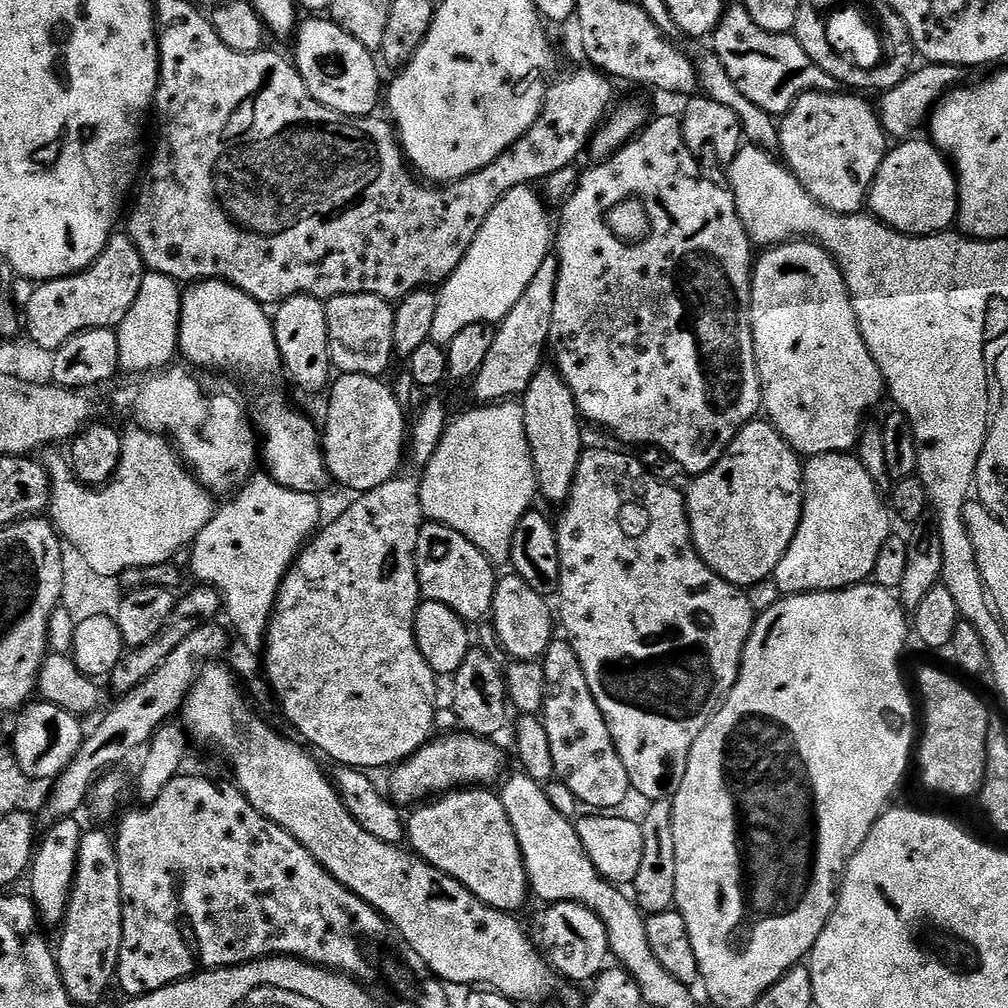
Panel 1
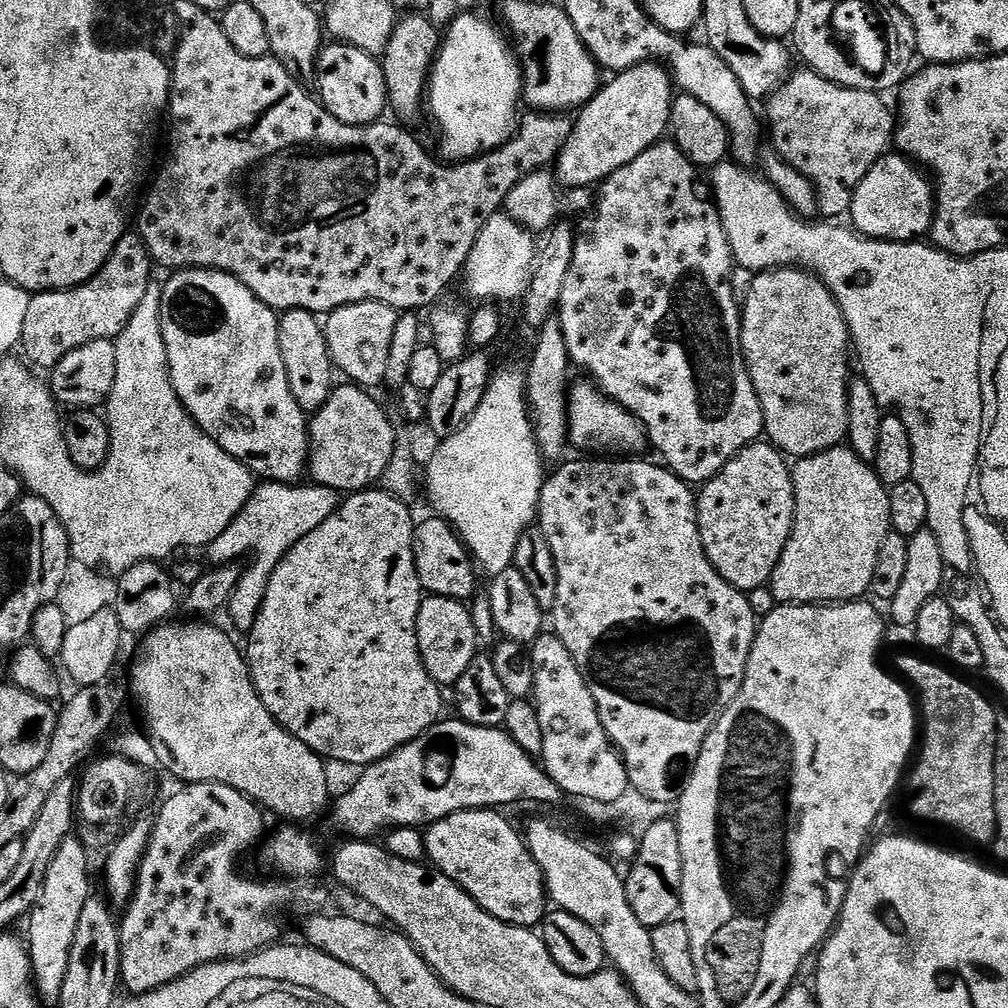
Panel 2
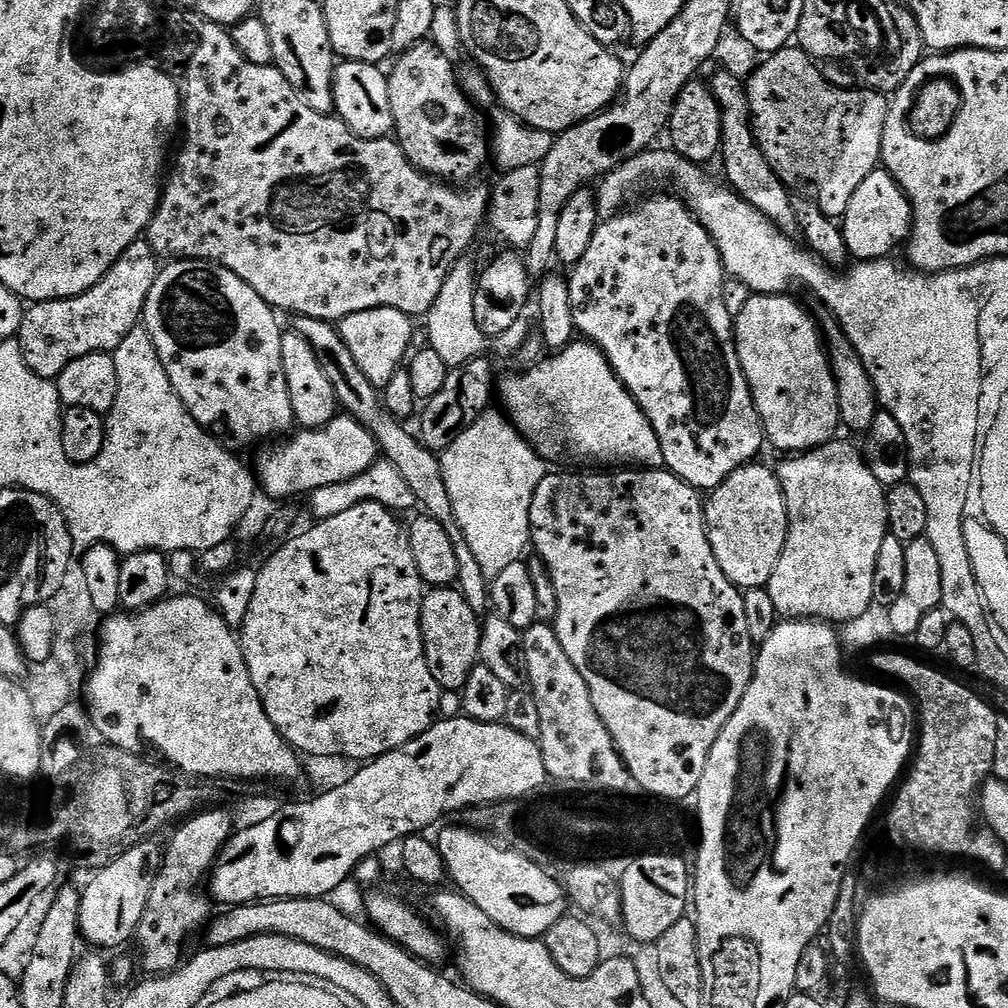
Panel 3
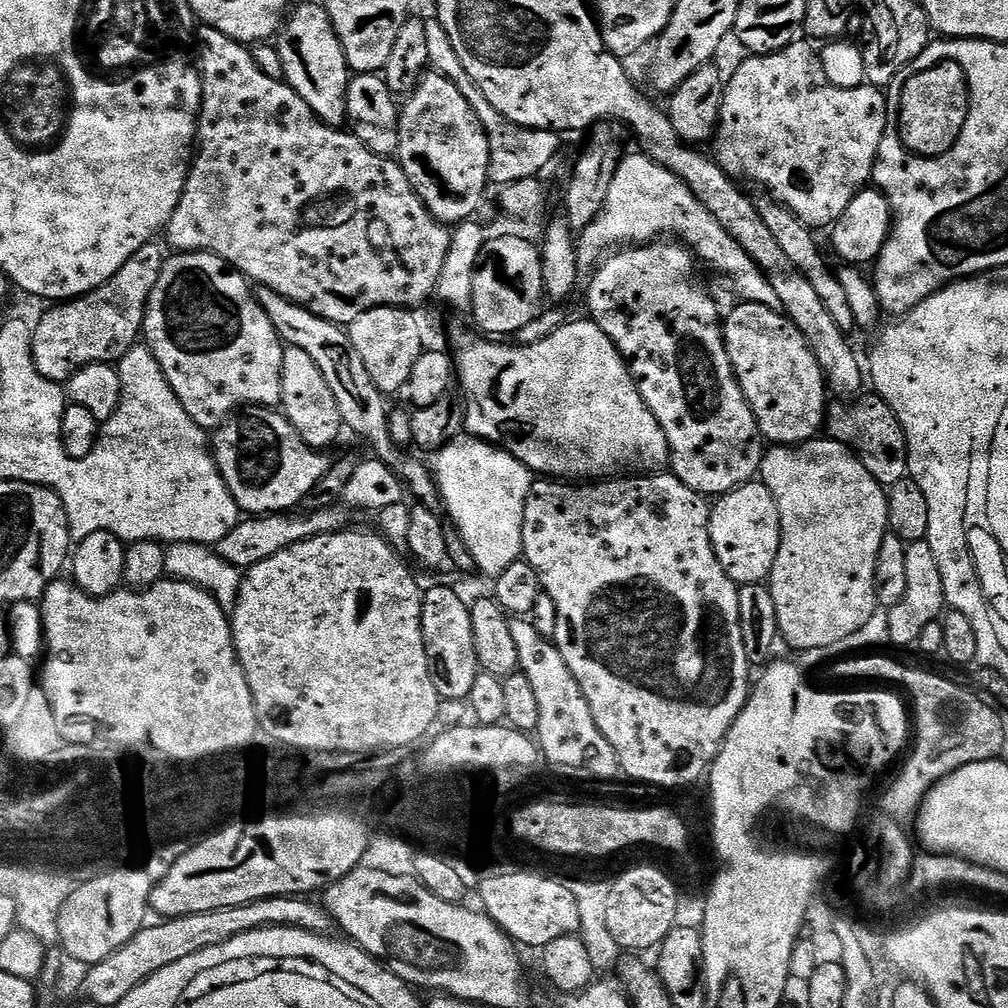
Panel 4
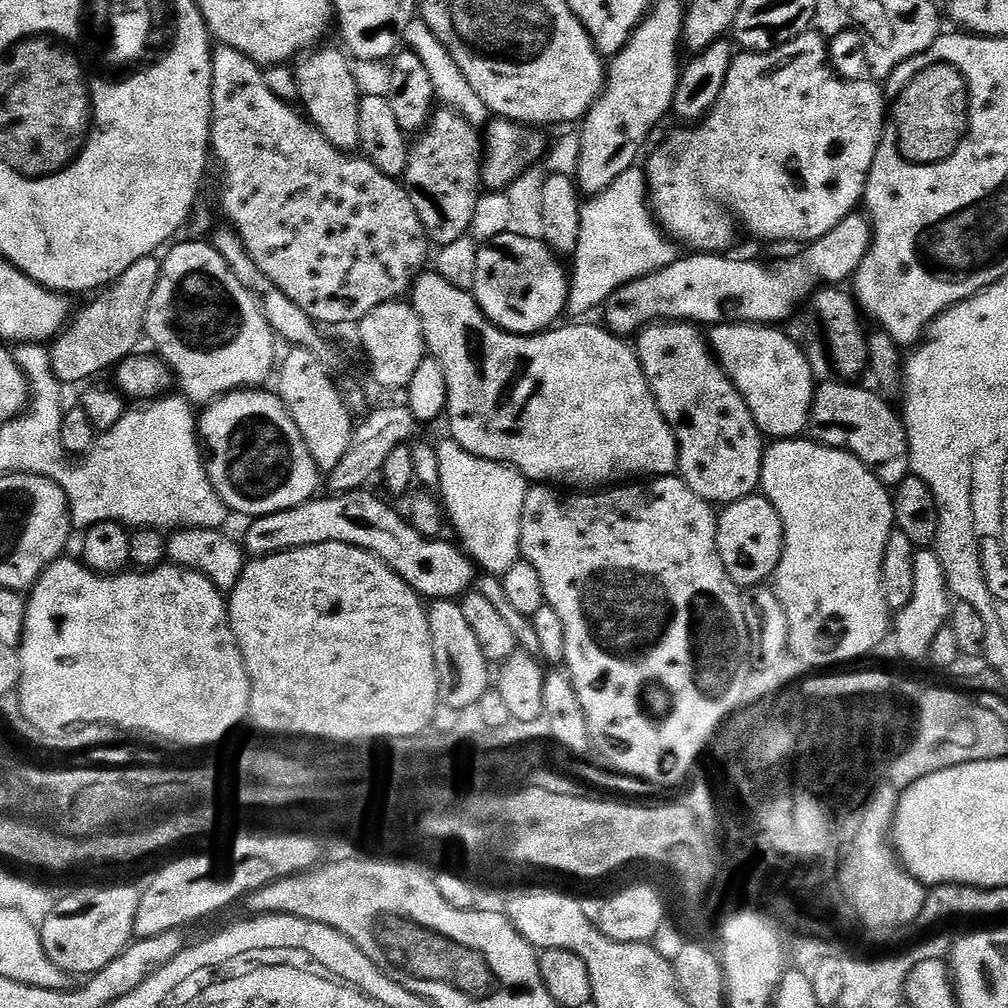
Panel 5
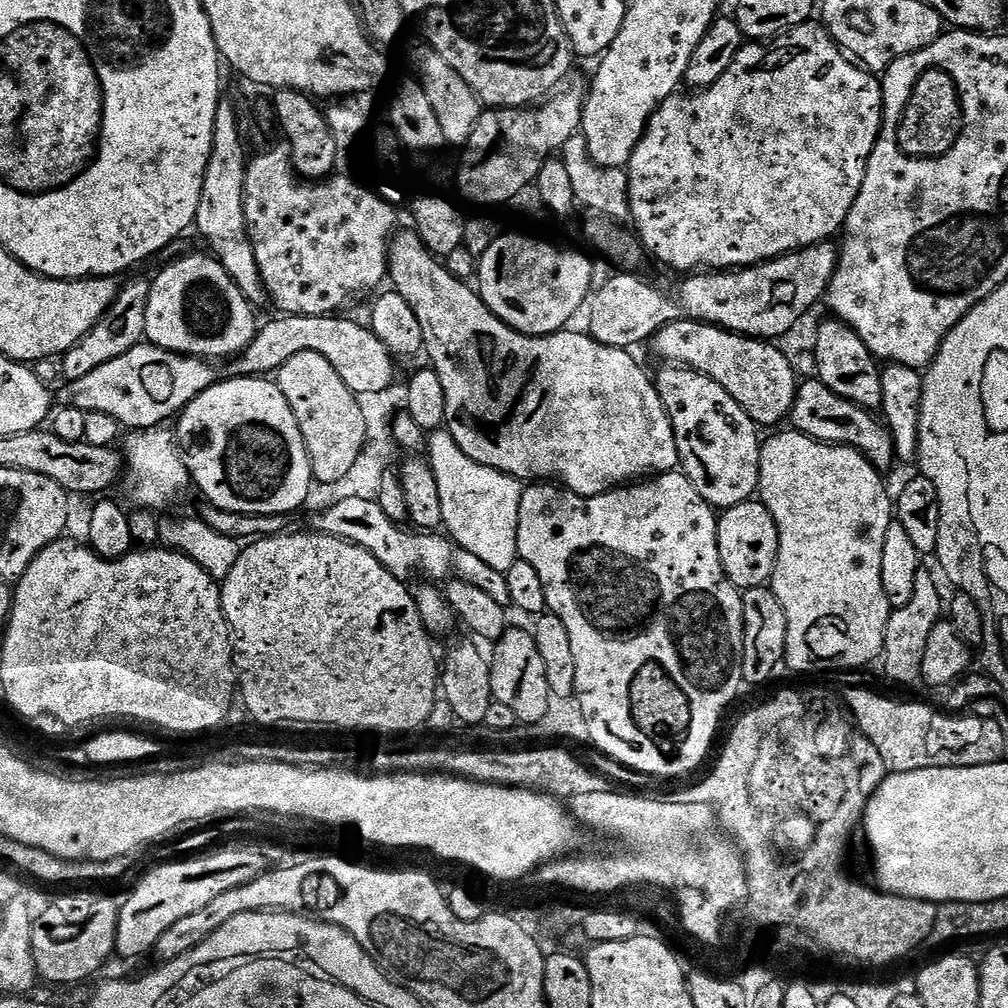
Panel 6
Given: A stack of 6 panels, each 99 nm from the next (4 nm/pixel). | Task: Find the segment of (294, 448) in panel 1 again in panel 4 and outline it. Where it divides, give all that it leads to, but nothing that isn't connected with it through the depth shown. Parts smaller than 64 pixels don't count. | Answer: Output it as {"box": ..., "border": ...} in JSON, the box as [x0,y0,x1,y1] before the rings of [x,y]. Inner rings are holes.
{"box":[142,252,285,430],"border":[[[181,252],[169,255],[165,259],[164,269],[158,278],[158,286],[154,286],[154,290],[148,299],[142,336],[148,345],[148,349],[154,354],[154,358],[158,358],[158,366],[162,370],[162,374],[166,374],[166,382],[170,382],[174,394],[178,394],[178,402],[182,402],[186,414],[190,414],[190,418],[194,418],[194,422],[198,422],[198,426],[202,429],[215,430],[233,414],[239,413],[249,406],[272,408],[280,404],[282,358],[284,357],[285,345],[282,343],[279,334],[274,330],[270,318],[266,318],[266,310],[262,310],[262,306],[256,300],[253,285],[248,277],[236,271],[221,256],[215,256],[213,252]]]}

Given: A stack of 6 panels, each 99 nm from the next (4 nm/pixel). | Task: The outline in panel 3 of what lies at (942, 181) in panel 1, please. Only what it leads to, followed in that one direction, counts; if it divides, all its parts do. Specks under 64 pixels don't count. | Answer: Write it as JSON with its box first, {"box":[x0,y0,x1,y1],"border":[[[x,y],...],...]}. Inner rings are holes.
{"box":[842,166,912,260],"border":[[[877,166],[858,190],[854,190],[854,198],[850,198],[850,206],[846,206],[846,214],[842,217],[842,231],[846,238],[849,257],[861,260],[882,260],[893,255],[896,247],[903,245],[908,237],[912,235],[912,203],[906,198],[902,186],[894,180],[882,166]]]}

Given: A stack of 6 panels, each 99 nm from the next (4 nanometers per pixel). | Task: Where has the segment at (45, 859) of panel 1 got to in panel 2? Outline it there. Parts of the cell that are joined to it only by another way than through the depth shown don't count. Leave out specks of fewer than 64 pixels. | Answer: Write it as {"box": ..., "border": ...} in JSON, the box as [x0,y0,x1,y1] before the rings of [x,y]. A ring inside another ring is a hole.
{"box":[26,834,93,1005],"border":[[[76,834],[66,836],[50,861],[50,870],[46,870],[42,894],[38,894],[38,902],[34,902],[32,911],[26,917],[26,943],[32,962],[32,979],[36,985],[36,995],[45,1005],[59,1005],[62,982],[66,982],[66,966],[70,966],[74,933],[78,931],[78,918],[82,918],[82,906],[86,906],[93,895],[92,880],[88,877],[88,857],[89,850]]]}

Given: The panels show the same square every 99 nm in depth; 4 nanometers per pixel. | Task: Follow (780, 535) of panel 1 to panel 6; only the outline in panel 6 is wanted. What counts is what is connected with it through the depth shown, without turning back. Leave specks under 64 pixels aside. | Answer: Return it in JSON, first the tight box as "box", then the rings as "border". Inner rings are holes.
{"box":[716,498,778,590],"border":[[[753,498],[727,509],[719,517],[716,529],[722,566],[733,586],[741,590],[765,587],[772,579],[778,554],[778,526],[766,505]]]}

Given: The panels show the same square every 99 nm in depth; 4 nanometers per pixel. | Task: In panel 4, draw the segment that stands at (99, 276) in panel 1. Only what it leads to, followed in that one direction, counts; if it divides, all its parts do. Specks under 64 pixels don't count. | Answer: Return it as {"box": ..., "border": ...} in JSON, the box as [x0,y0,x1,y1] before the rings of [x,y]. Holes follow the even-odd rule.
{"box":[32,242,166,385],"border":[[[153,242],[142,246],[142,250],[134,253],[130,262],[126,262],[126,266],[122,266],[122,270],[114,274],[114,278],[110,278],[85,296],[77,296],[74,300],[66,300],[49,307],[52,309],[40,321],[35,321],[32,330],[32,349],[34,366],[38,366],[38,374],[50,378],[58,385],[63,385],[78,370],[91,364],[115,365],[130,349],[136,347],[144,331],[144,315],[148,309],[148,299],[154,286],[158,286],[158,278],[164,269],[166,252],[158,245],[159,243]]]}

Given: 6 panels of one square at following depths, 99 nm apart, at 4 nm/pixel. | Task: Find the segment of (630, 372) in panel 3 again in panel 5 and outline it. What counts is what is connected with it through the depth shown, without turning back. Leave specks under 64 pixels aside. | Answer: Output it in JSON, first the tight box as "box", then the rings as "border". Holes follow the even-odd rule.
{"box":[634,322,766,506],"border":[[[657,322],[641,328],[634,351],[658,410],[676,435],[680,479],[713,506],[727,506],[760,488],[766,447],[742,394],[724,373],[699,327],[687,322]]]}

